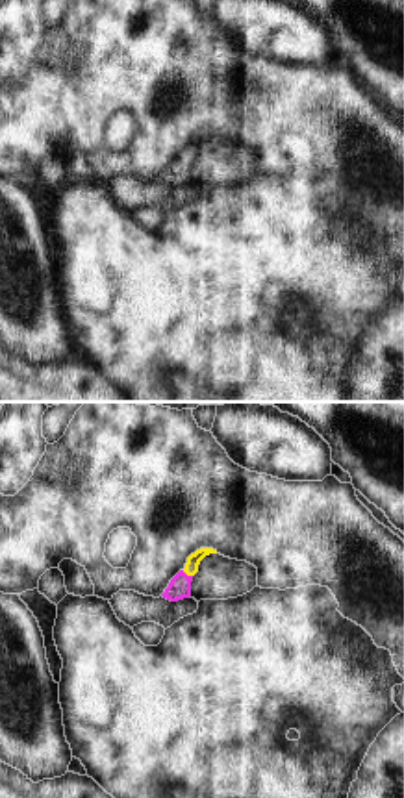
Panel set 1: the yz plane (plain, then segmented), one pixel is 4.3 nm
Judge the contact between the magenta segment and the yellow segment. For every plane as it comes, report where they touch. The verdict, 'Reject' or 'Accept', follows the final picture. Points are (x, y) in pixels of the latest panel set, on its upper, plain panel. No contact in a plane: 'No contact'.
Touches magenta at (186, 160).

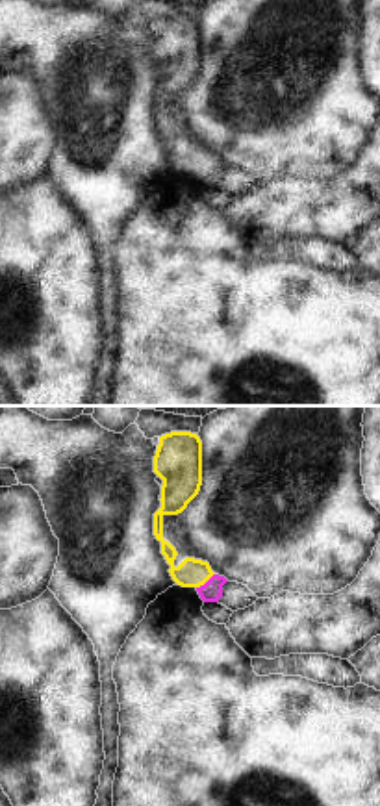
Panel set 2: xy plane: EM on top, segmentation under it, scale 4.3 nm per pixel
Touches magenta at (206, 167).

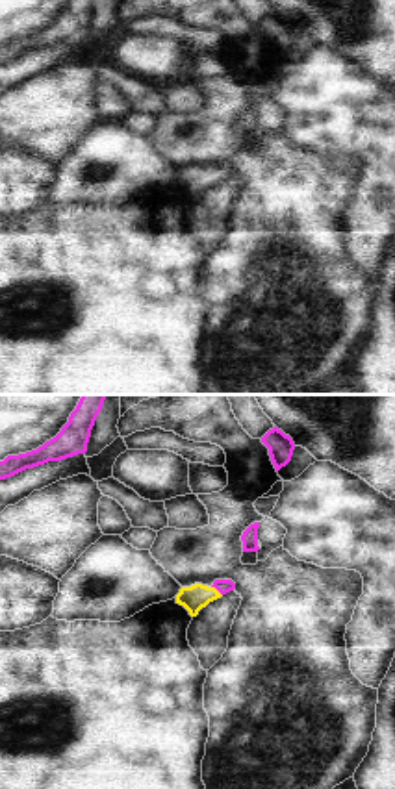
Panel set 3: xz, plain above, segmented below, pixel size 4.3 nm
Touches magenta at (217, 175).

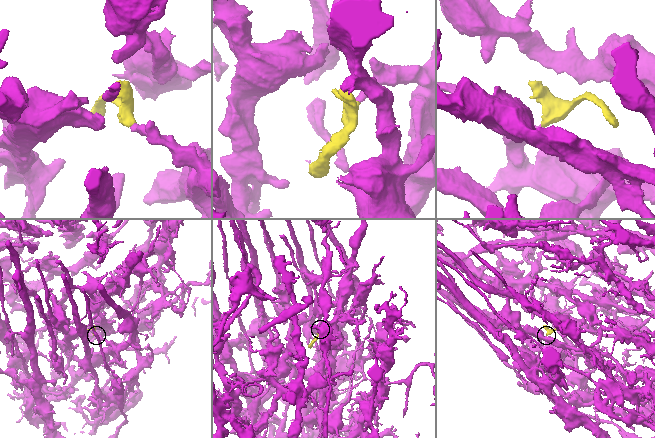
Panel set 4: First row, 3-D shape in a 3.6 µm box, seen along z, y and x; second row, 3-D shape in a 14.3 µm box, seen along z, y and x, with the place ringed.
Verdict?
Accept.

